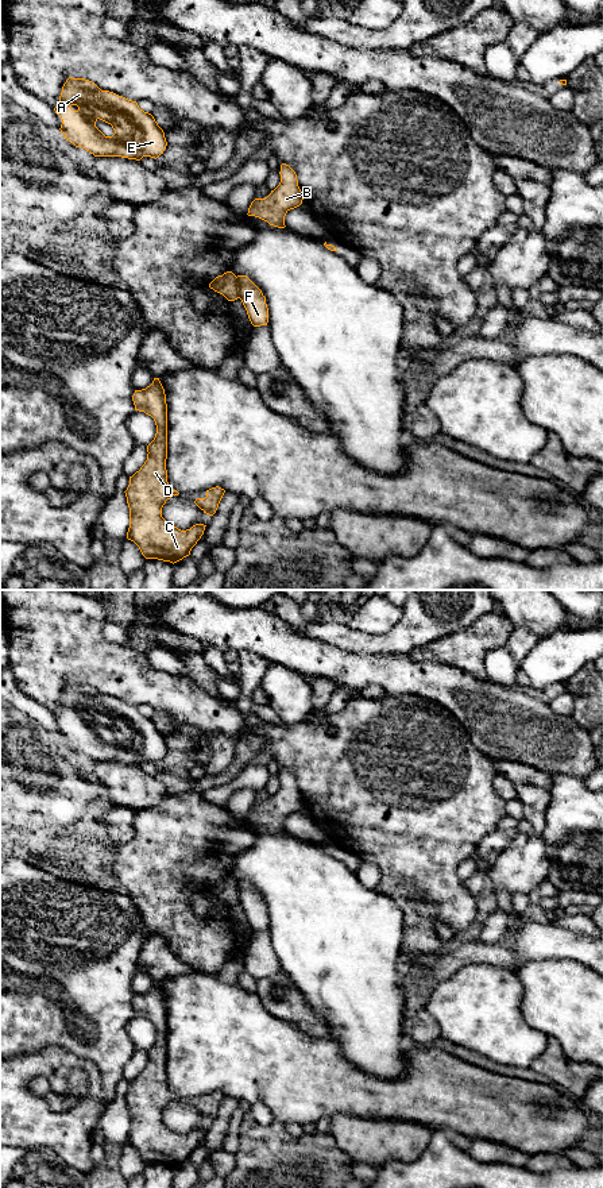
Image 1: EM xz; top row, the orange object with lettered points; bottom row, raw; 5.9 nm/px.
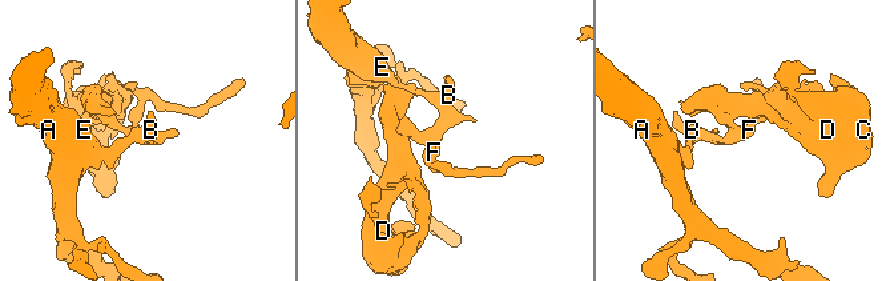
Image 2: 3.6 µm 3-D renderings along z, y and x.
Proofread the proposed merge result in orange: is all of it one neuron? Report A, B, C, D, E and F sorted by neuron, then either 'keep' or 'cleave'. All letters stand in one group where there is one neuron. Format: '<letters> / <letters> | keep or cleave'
A B E F / C D | cleave

